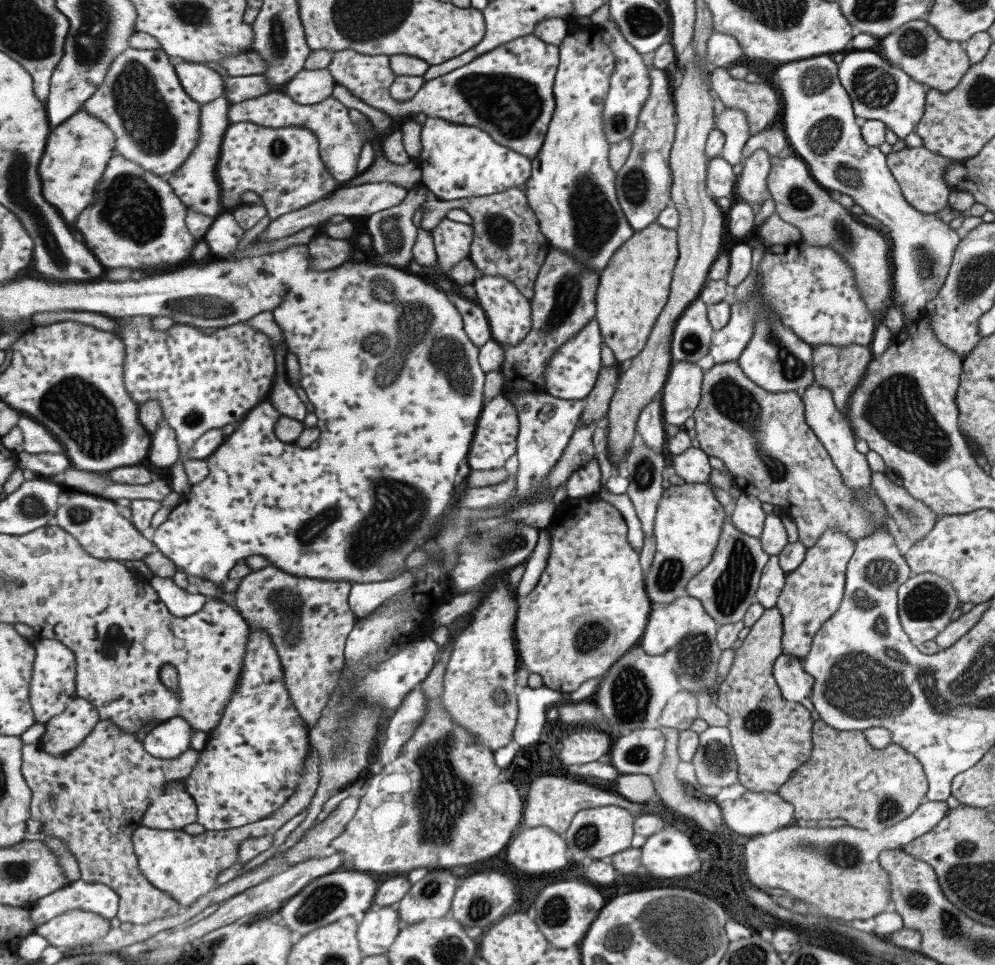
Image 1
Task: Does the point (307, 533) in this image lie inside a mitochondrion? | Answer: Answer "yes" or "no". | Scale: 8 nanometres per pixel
yes

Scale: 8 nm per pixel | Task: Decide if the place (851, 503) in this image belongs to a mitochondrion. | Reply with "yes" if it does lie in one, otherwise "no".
no

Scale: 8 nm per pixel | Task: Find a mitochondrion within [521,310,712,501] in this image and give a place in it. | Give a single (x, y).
(645, 473)

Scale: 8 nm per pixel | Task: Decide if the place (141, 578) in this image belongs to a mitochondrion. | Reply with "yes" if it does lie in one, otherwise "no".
no

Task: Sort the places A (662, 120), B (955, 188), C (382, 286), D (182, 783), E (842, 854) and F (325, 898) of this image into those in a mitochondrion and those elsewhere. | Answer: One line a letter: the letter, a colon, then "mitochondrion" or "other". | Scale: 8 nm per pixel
A: other
B: other
C: mitochondrion
D: other
E: mitochondrion
F: mitochondrion

